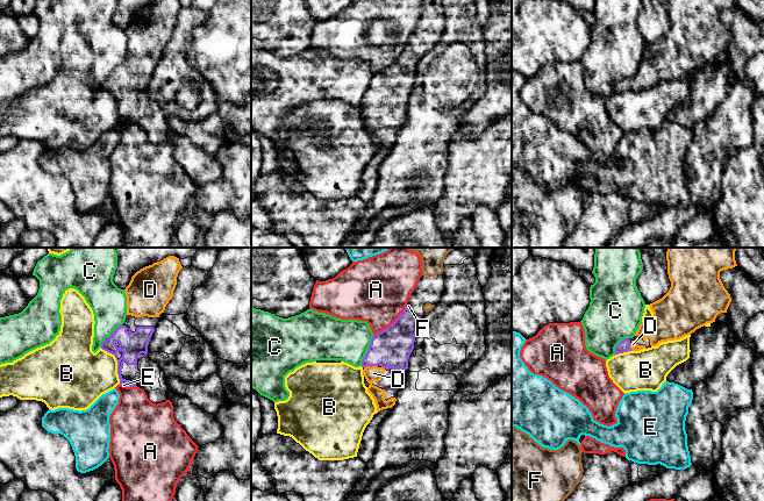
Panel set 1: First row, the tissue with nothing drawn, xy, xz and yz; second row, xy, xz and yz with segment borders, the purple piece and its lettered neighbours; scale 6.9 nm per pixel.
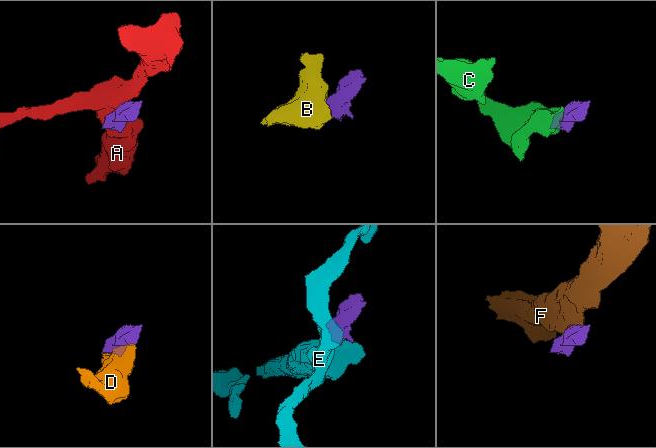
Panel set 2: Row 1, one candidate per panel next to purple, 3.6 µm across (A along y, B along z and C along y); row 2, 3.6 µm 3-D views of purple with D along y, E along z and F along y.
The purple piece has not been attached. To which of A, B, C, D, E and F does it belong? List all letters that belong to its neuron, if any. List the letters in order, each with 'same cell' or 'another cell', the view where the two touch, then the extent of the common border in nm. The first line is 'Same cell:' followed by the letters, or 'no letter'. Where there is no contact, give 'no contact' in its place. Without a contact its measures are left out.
Same cell: D, F
A: another cell; meets purple in xz; contact 320 nm long
B: another cell; meets purple in xy; contact 280 nm long
C: another cell; meets purple in xz; contact 240 nm long
D: same cell; meets purple in xz; contact 100 nm long
E: another cell; meets purple in xy; contact 80 nm long
F: same cell; meets purple in xz; contact 50 nm long

